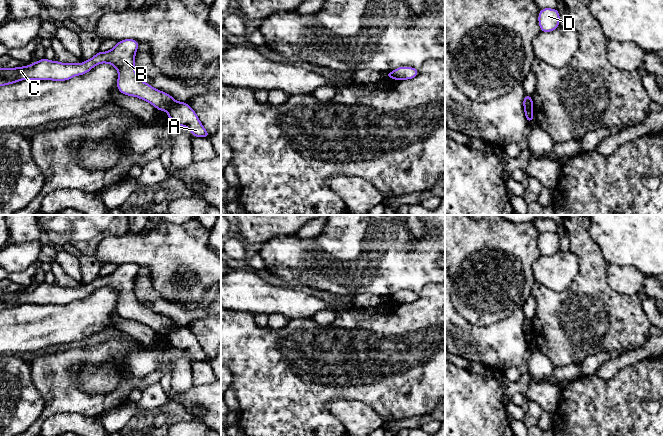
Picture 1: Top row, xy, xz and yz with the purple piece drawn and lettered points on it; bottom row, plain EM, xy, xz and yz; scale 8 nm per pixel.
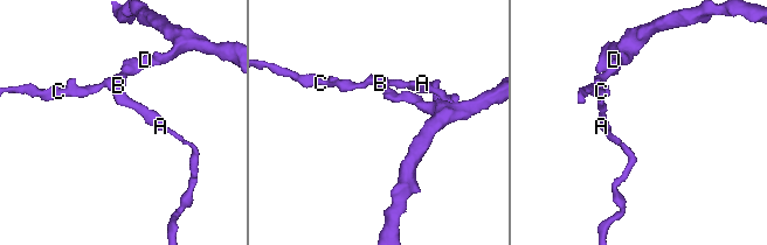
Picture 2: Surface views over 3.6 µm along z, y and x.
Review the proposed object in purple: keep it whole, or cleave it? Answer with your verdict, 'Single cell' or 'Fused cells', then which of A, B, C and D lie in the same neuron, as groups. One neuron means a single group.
Fused cells. Groups: A / B C D

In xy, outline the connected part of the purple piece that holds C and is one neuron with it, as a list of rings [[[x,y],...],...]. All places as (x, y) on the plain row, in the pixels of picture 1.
[[[134,263],[121,264],[113,273],[97,276],[94,281],[81,288],[50,285],[44,281],[28,290],[0,292],[0,310],[26,303],[65,305],[86,298],[97,288],[108,287],[118,294],[117,312],[122,318],[135,320],[151,327],[158,334],[168,335],[176,324],[142,305],[134,294],[138,268]]]

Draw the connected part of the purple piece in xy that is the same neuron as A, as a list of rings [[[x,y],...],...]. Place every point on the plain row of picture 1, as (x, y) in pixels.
[[[176,326],[167,336],[169,343],[175,349],[188,352],[193,361],[210,361],[195,335],[187,327]]]

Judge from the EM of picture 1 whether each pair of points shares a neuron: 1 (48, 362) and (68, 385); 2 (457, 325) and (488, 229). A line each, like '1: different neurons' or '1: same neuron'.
1: same neuron
2: different neurons

